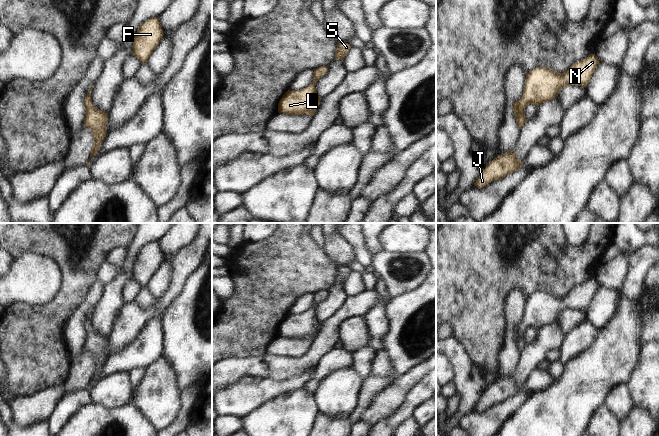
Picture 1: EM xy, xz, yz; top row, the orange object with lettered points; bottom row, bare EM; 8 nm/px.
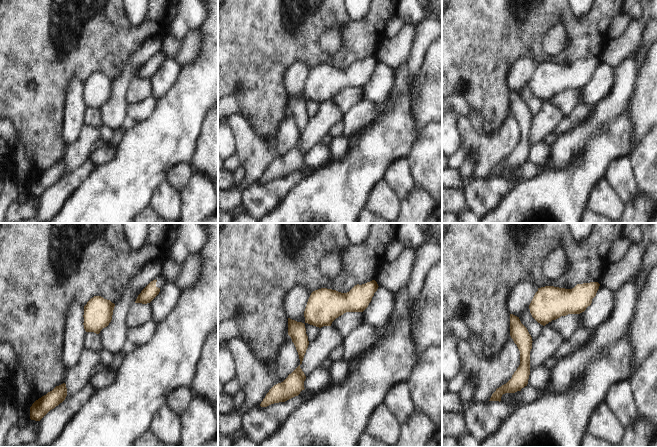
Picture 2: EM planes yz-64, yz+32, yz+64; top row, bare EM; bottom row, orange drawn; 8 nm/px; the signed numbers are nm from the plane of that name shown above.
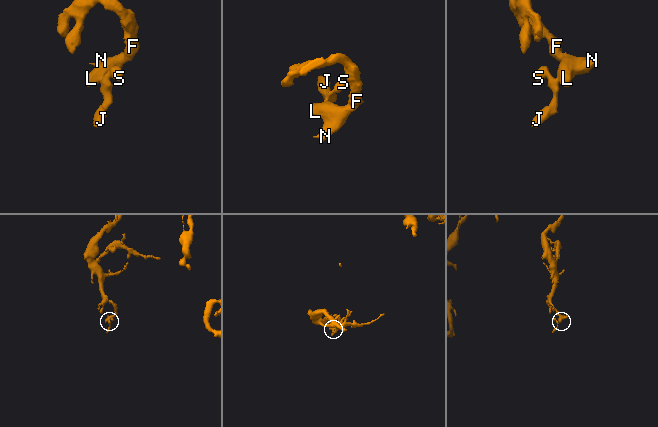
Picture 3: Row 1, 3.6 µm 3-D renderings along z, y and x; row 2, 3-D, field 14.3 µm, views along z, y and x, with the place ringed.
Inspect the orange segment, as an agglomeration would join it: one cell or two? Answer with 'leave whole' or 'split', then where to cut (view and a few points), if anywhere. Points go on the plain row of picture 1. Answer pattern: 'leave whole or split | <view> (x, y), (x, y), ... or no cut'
leave whole | no cut

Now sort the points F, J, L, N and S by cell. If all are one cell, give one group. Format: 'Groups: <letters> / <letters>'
Groups: F J L N S

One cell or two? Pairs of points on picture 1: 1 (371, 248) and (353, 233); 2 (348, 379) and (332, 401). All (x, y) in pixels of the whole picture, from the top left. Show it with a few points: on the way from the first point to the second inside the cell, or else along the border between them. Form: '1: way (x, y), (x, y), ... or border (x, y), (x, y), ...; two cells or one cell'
1: border (361, 233), (363, 247), (371, 257); two cells
2: way (344, 384), (335, 396); one cell

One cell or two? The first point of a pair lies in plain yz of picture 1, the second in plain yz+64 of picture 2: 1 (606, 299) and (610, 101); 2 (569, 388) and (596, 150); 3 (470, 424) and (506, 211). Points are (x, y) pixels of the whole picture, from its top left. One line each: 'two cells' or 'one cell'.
1: two cells
2: one cell
3: two cells

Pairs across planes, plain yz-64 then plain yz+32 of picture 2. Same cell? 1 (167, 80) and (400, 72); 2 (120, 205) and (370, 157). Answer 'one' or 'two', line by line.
1: two
2: one

